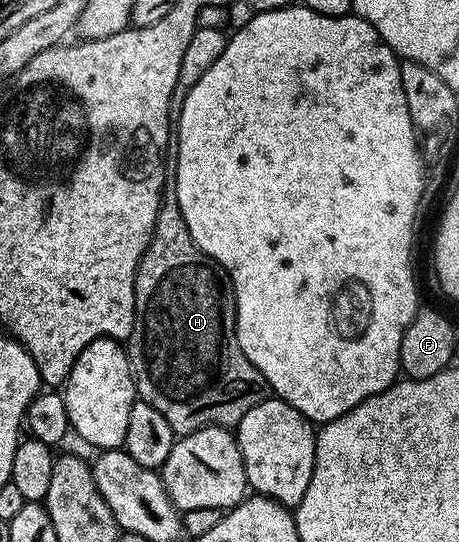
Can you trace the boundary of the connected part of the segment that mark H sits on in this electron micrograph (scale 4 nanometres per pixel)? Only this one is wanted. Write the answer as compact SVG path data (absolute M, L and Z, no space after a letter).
M201 28L191 37L187 49L183 49L183 61L179 64L179 77L175 80L175 89L171 89L171 105L167 105L167 149L165 150L165 176L161 190L161 204L155 217L153 235L149 238L147 249L135 273L135 313L137 320L131 337L127 340L129 368L133 371L133 381L140 402L159 409L167 425L171 425L174 436L190 435L204 427L236 428L237 422L250 409L255 409L270 394L269 382L247 361L243 349L239 349L237 340L237 310L233 285L228 274L214 259L204 255L193 244L179 210L177 200L177 154L179 153L179 117L187 93L215 65L215 60L223 54L226 32L219 28Z

